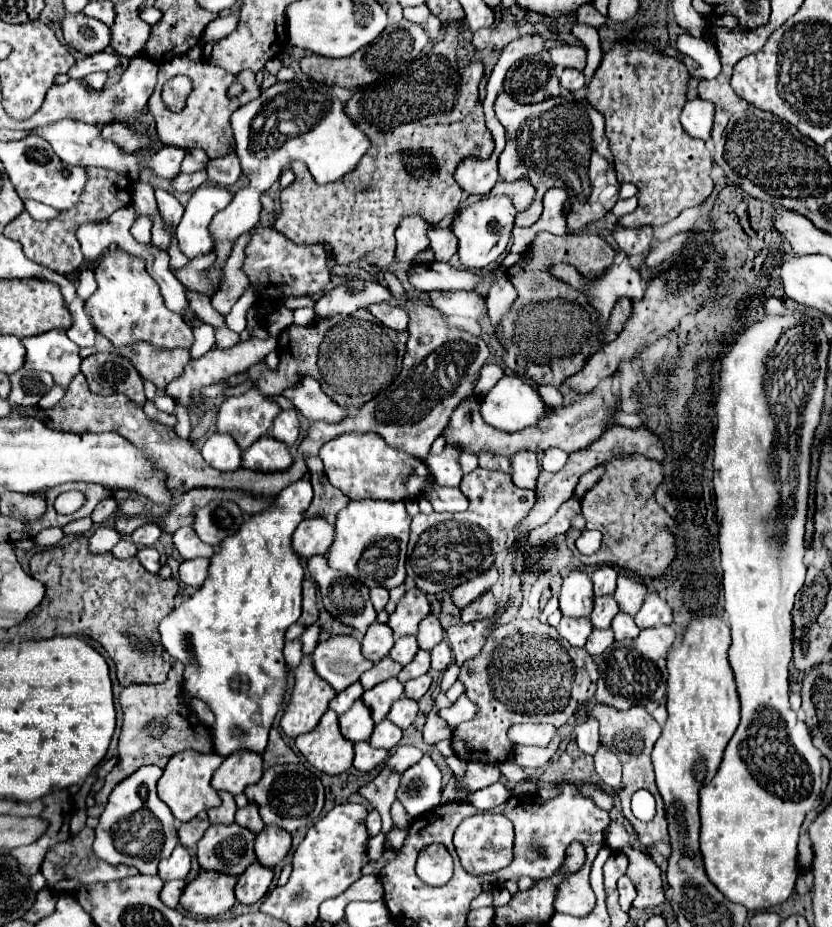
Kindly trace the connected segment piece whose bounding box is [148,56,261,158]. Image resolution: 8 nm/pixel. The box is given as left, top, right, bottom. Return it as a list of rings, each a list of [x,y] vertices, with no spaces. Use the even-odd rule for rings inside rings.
[[[177,56],[171,60],[161,62],[161,70],[159,70],[159,80],[155,86],[154,92],[148,100],[148,106],[155,121],[155,131],[158,139],[166,145],[179,146],[179,148],[203,148],[209,158],[219,158],[225,156],[229,152],[233,152],[231,148],[235,146],[235,138],[233,138],[233,130],[231,130],[231,114],[241,108],[243,104],[259,98],[261,88],[255,80],[255,74],[251,70],[243,70],[241,74],[233,76],[229,72],[225,72],[221,66],[217,64],[207,64],[201,60],[189,60],[187,56]],[[179,74],[185,74],[191,78],[193,82],[193,92],[187,98],[187,106],[183,108],[181,113],[173,113],[165,106],[161,94],[163,84]],[[233,80],[239,80],[245,86],[245,92],[239,98],[227,98],[227,88],[231,86]]]

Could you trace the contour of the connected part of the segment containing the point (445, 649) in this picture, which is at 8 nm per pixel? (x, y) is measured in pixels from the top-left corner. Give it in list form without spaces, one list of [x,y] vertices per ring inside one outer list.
[[[439,642],[431,650],[431,668],[437,672],[443,672],[451,664],[451,648],[447,642]]]

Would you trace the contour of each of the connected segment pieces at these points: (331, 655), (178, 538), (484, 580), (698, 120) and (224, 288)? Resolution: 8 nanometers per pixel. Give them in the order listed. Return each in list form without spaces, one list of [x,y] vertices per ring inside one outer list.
[[[331,636],[315,646],[311,652],[313,670],[327,680],[337,692],[357,682],[359,676],[373,666],[361,654],[361,644],[355,636]]]
[[[185,526],[181,530],[177,530],[177,534],[173,534],[173,544],[177,548],[177,552],[181,554],[183,560],[191,560],[191,558],[199,558],[193,554],[213,554],[213,546],[201,542],[195,534],[195,530],[191,526]]]
[[[491,566],[485,574],[469,580],[469,582],[463,582],[461,586],[457,586],[451,594],[453,594],[453,602],[459,606],[459,608],[465,608],[469,606],[469,602],[477,600],[481,594],[485,594],[487,590],[493,588],[493,584],[497,582],[499,578],[499,572],[497,572],[497,566]]]
[[[695,98],[685,104],[681,112],[681,124],[689,136],[707,142],[711,138],[713,116],[715,116],[715,106],[707,100]]]
[[[243,234],[235,243],[233,248],[233,254],[231,258],[227,260],[225,268],[223,268],[223,282],[221,282],[221,288],[213,294],[211,298],[211,304],[213,308],[219,312],[219,314],[229,314],[229,310],[233,308],[233,304],[241,298],[241,294],[245,292],[245,286],[249,286],[249,280],[247,276],[243,274],[241,270],[241,264],[243,264],[243,258],[245,258],[245,248],[251,239],[251,234]]]

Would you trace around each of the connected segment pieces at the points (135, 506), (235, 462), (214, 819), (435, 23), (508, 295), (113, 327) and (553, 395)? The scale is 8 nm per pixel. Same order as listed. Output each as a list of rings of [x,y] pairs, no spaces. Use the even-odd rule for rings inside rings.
[[[125,500],[125,502],[119,504],[119,510],[125,516],[137,516],[137,514],[141,514],[145,510],[145,504],[141,500]]]
[[[211,434],[201,450],[205,462],[221,472],[235,472],[241,468],[241,448],[229,434]]]
[[[219,792],[223,804],[217,806],[217,808],[211,808],[207,814],[209,814],[209,820],[211,824],[231,824],[235,822],[235,812],[237,812],[237,806],[235,806],[235,800],[229,792]]]
[[[430,14],[430,16],[427,19],[427,33],[429,36],[429,40],[431,42],[437,42],[443,38],[442,33],[444,32],[444,28],[441,27],[442,23],[438,19],[437,16]]]
[[[503,278],[499,282],[495,282],[491,288],[489,288],[489,294],[487,294],[487,308],[489,308],[489,318],[491,318],[491,324],[497,326],[499,320],[507,314],[511,302],[517,298],[517,292],[513,288],[513,284]]]
[[[107,250],[95,268],[97,292],[87,300],[87,314],[99,334],[115,346],[127,346],[135,340],[147,340],[163,348],[191,348],[193,332],[181,318],[171,312],[159,292],[159,284],[145,270],[145,260],[125,250]]]
[[[541,386],[539,388],[539,394],[541,394],[541,398],[547,402],[547,408],[549,410],[553,410],[553,406],[563,406],[563,396],[561,396],[561,392],[553,386]]]

